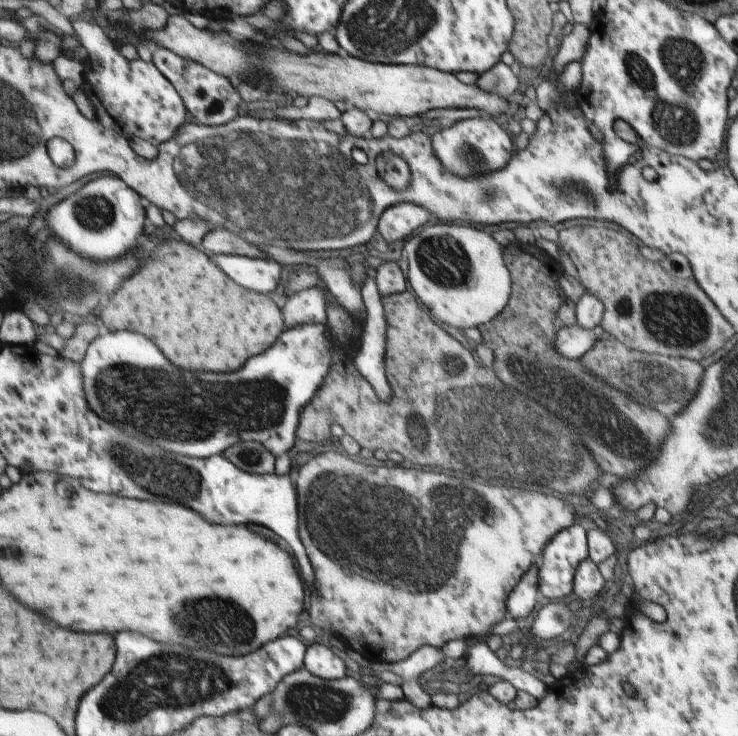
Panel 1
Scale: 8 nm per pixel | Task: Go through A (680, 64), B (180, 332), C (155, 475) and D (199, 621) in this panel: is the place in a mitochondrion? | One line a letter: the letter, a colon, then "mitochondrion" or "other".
A: mitochondrion
B: other
C: mitochondrion
D: mitochondrion

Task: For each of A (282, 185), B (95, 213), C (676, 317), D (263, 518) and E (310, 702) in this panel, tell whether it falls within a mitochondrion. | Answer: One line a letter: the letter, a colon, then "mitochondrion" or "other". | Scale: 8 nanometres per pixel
A: mitochondrion
B: mitochondrion
C: mitochondrion
D: other
E: mitochondrion

